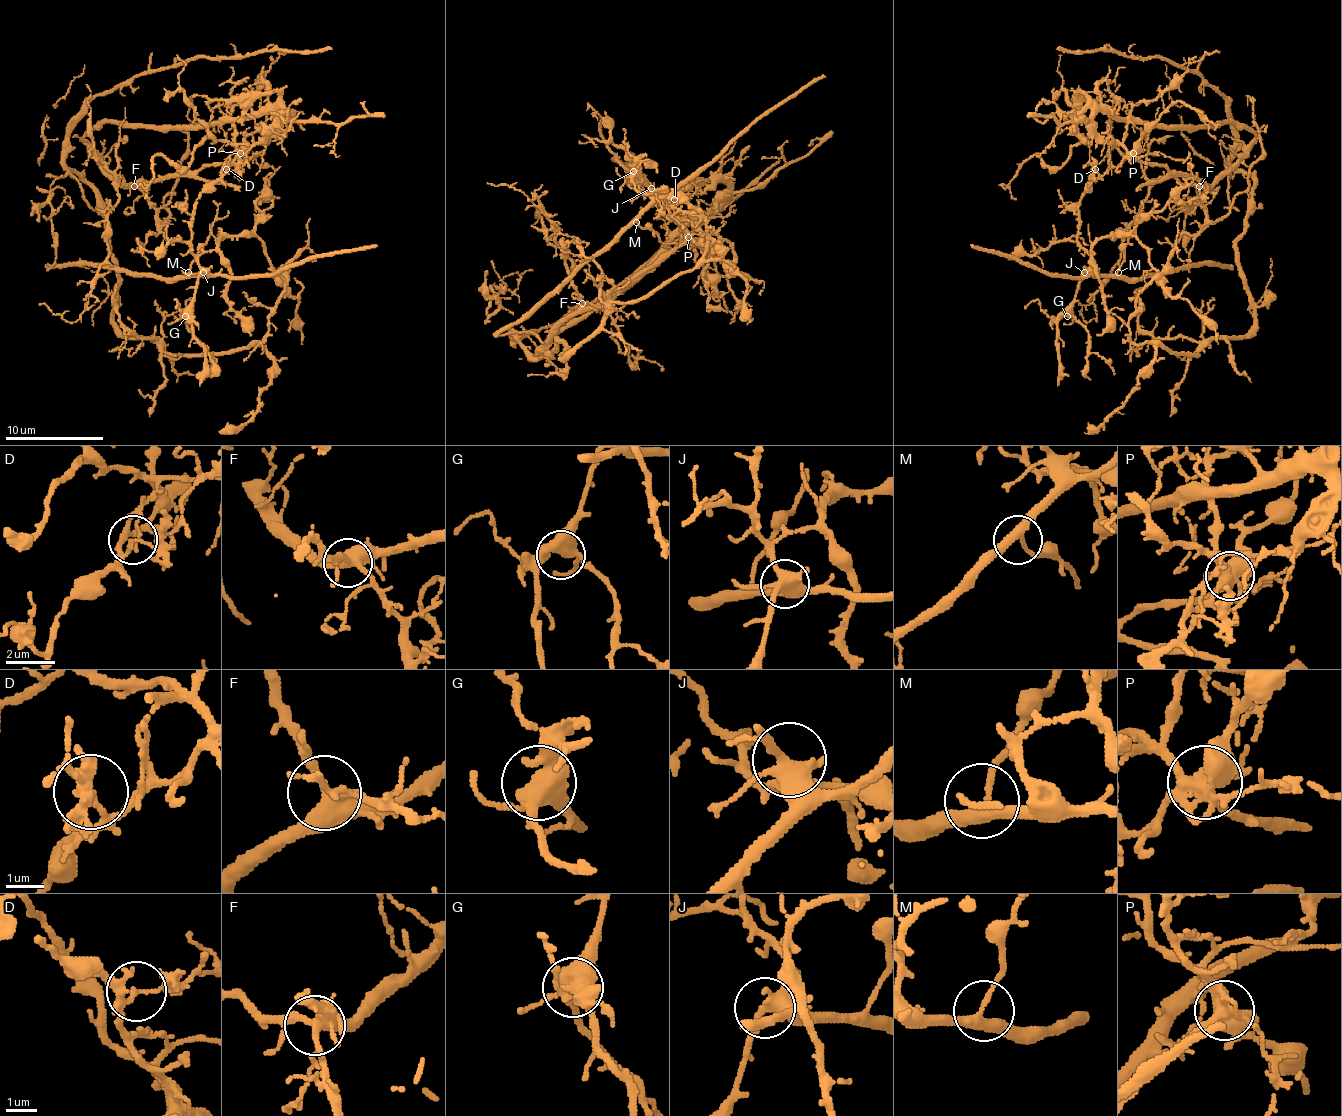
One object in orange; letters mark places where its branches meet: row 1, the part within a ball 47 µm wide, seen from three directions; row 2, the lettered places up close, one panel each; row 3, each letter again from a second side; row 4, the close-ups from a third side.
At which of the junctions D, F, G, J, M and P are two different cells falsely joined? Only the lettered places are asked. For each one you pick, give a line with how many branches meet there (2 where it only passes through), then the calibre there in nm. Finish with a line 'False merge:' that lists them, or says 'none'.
D: branches 2; calibre 130 nm
P: branches 6; calibre 480 nm
False merge: D, P

